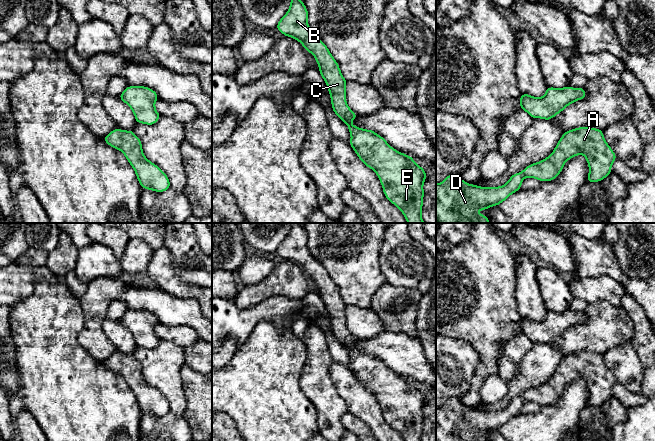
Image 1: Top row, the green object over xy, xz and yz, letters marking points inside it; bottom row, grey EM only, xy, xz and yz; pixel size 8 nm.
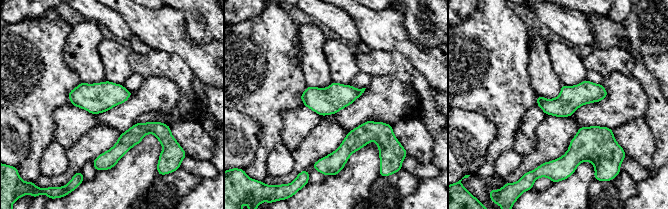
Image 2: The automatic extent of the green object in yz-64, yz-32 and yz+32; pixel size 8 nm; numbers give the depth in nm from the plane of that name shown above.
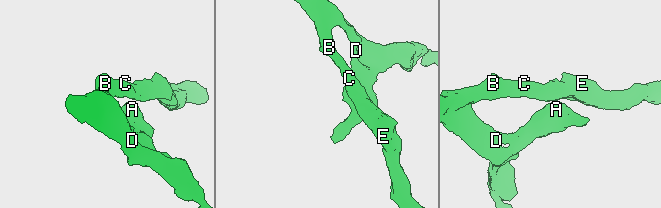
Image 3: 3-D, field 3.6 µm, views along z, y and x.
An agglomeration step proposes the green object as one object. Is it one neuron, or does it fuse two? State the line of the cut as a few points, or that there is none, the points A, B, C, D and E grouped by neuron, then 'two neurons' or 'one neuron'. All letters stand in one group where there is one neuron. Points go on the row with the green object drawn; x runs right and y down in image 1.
cut none; groups A B C D E; one neuron

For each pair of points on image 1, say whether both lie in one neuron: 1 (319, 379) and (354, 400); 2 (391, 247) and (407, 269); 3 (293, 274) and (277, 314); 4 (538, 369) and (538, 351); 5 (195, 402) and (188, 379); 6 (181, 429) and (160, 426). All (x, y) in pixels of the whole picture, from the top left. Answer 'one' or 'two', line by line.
1: two
2: one
3: two
4: one
5: one
6: one

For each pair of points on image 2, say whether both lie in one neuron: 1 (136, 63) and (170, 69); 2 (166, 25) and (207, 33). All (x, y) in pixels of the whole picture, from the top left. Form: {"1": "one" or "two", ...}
{"1": "one", "2": "two"}

